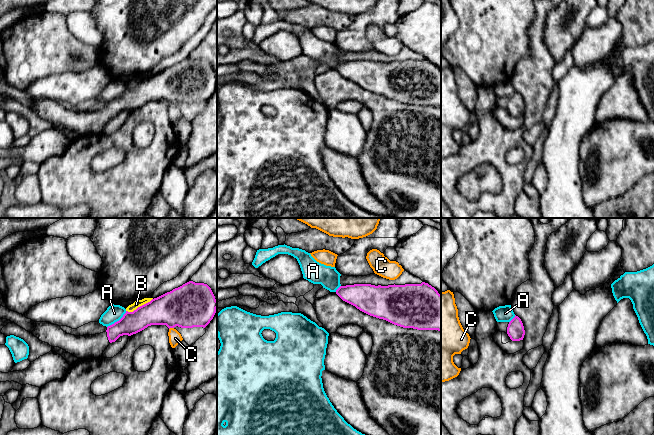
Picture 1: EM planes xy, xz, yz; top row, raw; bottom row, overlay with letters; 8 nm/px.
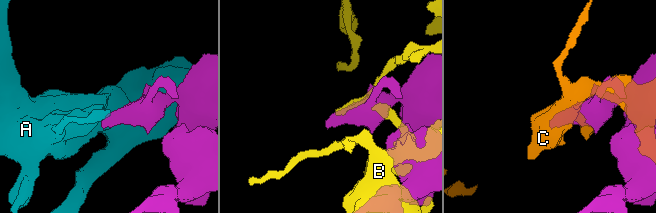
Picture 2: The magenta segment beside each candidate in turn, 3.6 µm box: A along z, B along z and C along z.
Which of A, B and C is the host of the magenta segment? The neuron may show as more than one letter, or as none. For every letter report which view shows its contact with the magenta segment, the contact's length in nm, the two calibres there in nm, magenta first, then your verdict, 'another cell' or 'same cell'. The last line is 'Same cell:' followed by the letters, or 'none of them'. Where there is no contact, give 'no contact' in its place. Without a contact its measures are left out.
A: xy | 200 nm | 180/140 nm | another cell
B: xy | 240 nm | 280/60 nm | another cell
C: xy | 40 nm | 360/100 nm | another cell
Same cell: none of them

